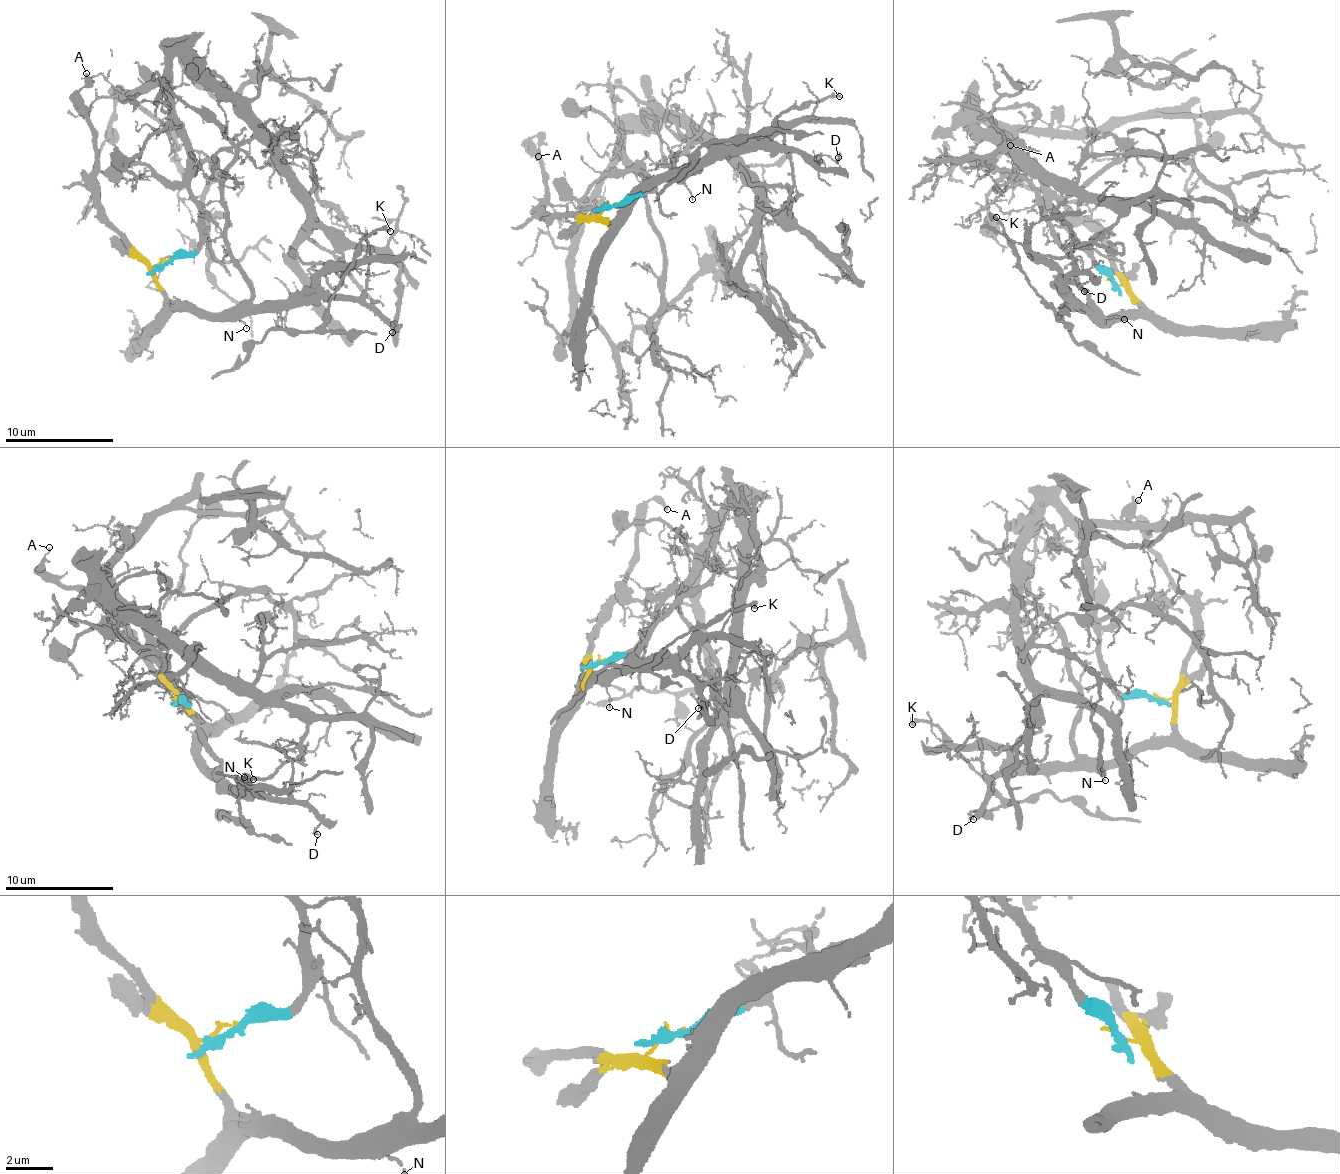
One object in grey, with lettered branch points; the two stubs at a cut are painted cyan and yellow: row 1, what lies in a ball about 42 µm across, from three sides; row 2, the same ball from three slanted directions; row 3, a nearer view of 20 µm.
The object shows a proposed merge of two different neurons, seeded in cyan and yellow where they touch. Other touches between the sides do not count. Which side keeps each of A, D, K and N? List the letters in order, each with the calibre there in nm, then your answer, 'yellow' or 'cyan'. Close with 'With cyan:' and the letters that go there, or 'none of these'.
A: 110 nm | yellow
D: 140 nm | yellow
K: 360 nm | yellow
N: 100 nm | yellow
With cyan: none of these

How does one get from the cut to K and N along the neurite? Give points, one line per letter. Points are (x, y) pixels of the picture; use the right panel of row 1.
K: (1113, 283), (1124, 288), (1140, 309), (1107, 323), (1101, 313), (1081, 305), (1053, 267), (1012, 242), (995, 217)
N: (1113, 283), (1124, 288), (1140, 309), (1104, 323), (1104, 318), (1125, 319)

